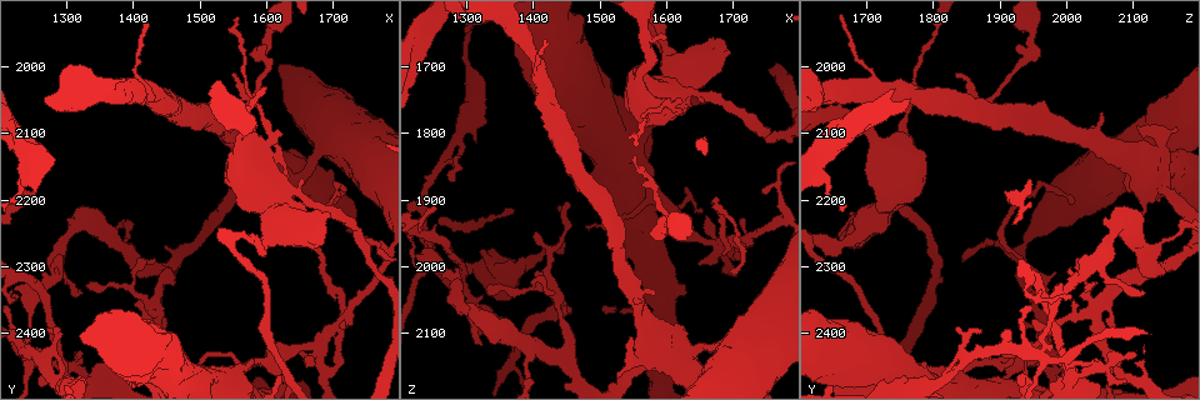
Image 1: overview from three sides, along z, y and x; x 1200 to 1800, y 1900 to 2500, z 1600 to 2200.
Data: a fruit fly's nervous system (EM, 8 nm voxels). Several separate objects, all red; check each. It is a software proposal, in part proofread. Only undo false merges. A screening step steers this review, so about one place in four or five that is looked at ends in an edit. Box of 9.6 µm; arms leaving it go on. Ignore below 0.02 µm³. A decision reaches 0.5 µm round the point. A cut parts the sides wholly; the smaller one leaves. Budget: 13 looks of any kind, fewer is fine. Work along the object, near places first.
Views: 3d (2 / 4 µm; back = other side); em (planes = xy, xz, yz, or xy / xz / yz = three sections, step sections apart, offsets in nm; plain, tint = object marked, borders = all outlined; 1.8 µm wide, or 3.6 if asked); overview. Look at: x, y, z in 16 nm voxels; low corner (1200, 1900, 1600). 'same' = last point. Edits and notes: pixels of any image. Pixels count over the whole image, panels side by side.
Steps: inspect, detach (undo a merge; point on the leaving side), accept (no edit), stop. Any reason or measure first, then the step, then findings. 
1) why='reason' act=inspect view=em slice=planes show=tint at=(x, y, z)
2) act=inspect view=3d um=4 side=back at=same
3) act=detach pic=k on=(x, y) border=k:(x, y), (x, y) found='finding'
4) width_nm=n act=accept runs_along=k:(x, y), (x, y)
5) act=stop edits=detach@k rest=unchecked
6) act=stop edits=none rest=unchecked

act=inspect view=em um=3.6 slice=xy step=8 show=tint at=(1550, 2465, 1830)

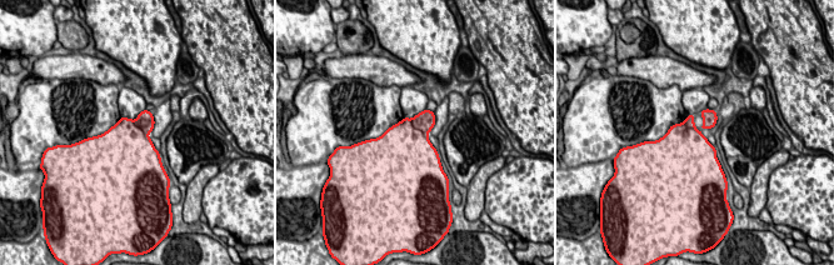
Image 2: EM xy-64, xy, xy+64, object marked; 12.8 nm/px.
act=detach pic=2 on=(404, 143) border=2:(410, 119), (415, 128), (427, 134) found='a second neuron is stuck on'

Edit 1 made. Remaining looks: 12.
why='sudden change in width' act=inspect view=em slice=xz step=4 show=tint at=(1240, 2410, 1970)

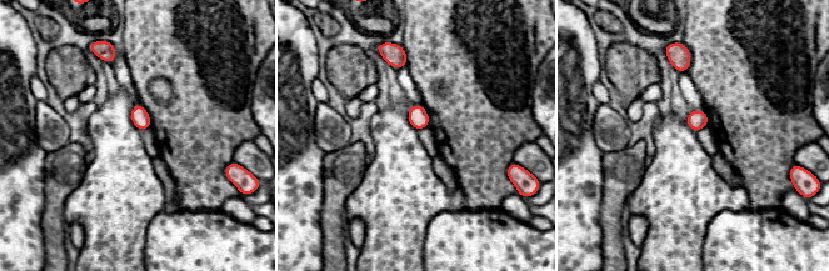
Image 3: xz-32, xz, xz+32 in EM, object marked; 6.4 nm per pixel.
act=inspect view=em slice=yz step=8 show=borders at=same

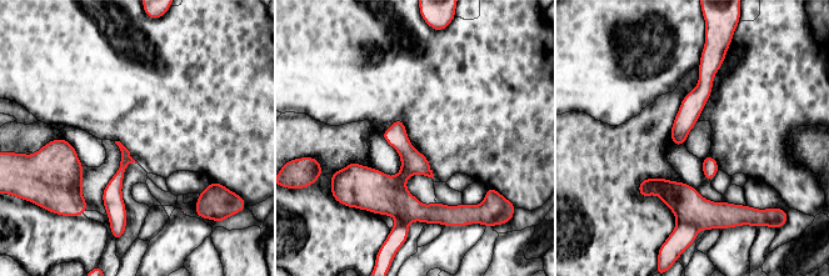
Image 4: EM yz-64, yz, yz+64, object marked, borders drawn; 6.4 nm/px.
width_nm=70 act=detach pic=4 on=(688, 205) border=4:(678, 221), (697, 225) found='a second neuron is stuck on'

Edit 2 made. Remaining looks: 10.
why='abrupt turn' act=inspect view=em slice=xy step=8 show=tint at=(1400, 2280, 2115)

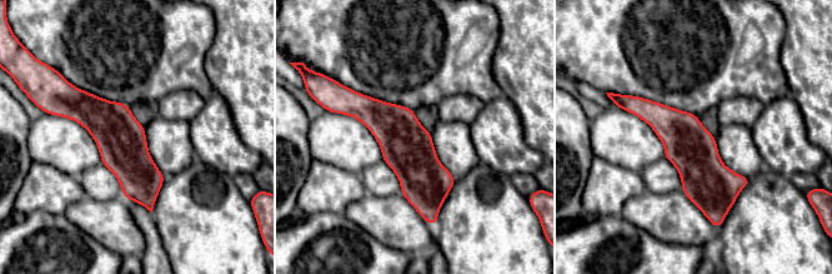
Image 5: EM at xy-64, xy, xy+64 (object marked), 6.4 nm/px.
act=accept runs_along=5:(355, 94), (407, 148), (429, 212) found='all the same neuron'

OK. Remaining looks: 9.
why='redraw' act=inspect view=overview

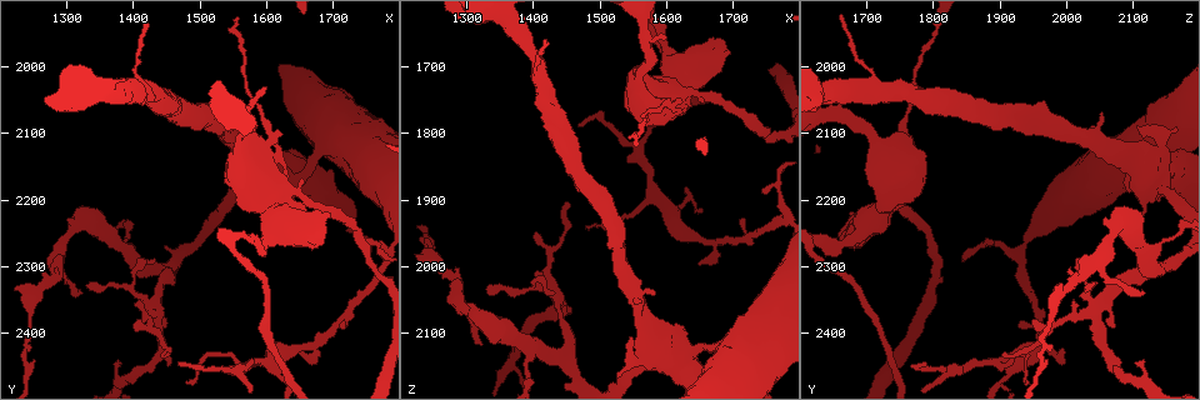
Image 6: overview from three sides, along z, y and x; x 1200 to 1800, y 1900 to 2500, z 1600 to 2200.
act=inspect view=3d um=4 at=(1640, 2170, 2125)

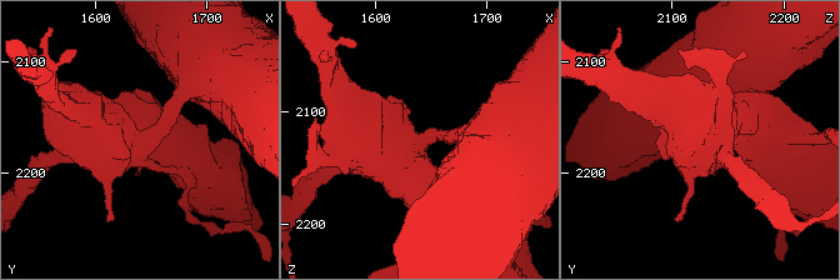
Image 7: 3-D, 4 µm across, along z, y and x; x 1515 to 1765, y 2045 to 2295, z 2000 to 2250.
why='now the EM' act=inspect view=em um=3.6 slice=xz step=8 show=tint at=(1642, 2172, 2124)

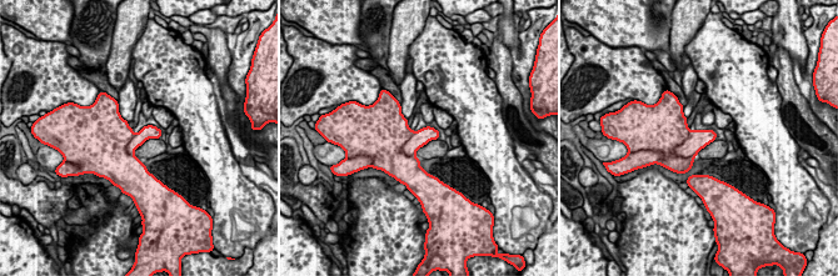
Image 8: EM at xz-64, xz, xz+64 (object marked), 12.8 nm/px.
act=inspect view=em um=3.6 slice=planes show=borders at=same

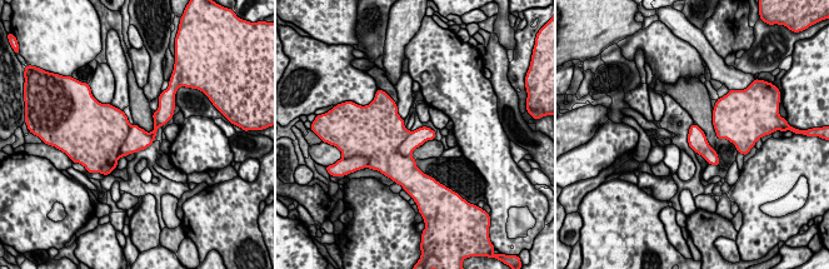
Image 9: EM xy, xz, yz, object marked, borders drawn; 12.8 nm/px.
act=detach pic=9 on=(385, 131) border=9:(409, 131), (398, 149), (403, 157) found='a second neuron is stuck on'

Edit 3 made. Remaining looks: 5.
act=stop edits=detach@2,detach@4,detach@9 rest=unchecked

